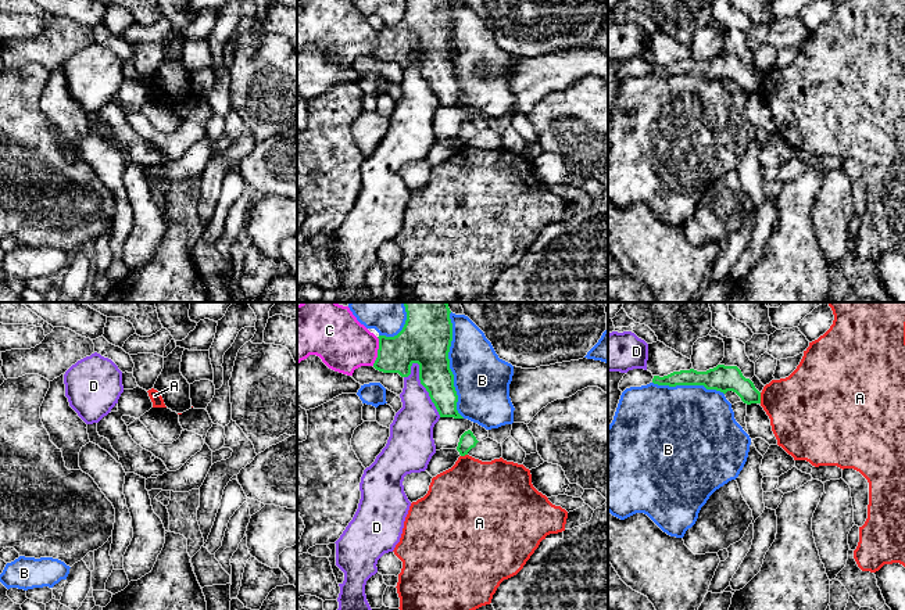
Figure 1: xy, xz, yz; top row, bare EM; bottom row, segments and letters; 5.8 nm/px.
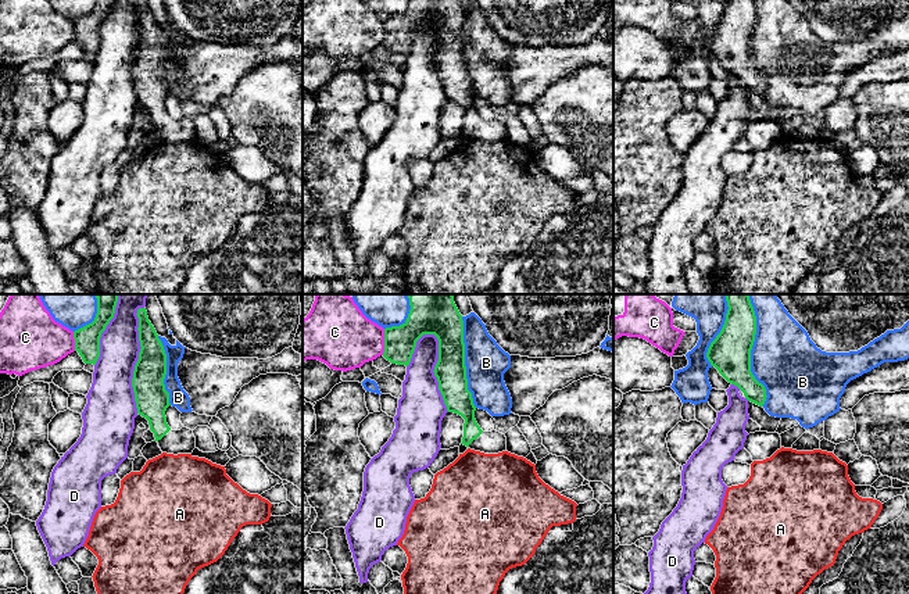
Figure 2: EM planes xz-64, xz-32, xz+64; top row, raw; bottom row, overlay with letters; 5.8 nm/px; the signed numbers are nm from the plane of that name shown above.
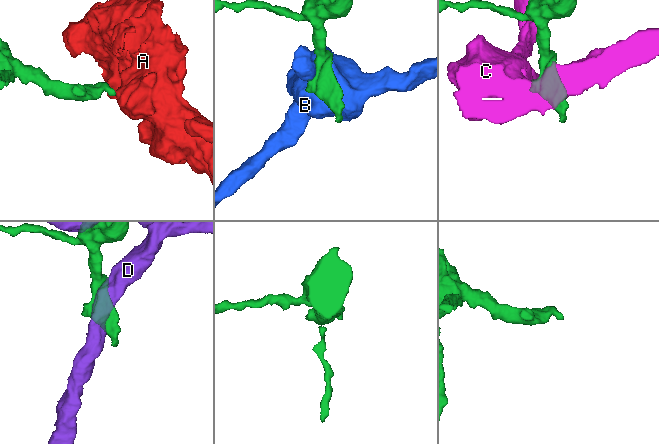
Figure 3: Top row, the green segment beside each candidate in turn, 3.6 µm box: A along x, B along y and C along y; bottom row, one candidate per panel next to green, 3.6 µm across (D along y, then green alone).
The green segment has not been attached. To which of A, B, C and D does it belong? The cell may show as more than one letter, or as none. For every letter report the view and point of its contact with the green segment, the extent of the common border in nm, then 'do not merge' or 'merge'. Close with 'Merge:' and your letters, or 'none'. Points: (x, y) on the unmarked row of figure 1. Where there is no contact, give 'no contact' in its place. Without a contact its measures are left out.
A: contact yz (759, 88); length 60 nm; do not merge
B: contact xz (449, 54); length 600 nm; do not merge
C: contact xz (378, 40); length 170 nm; do not merge
D: contact xz (425, 76); length 360 nm; do not merge
Merge: none

